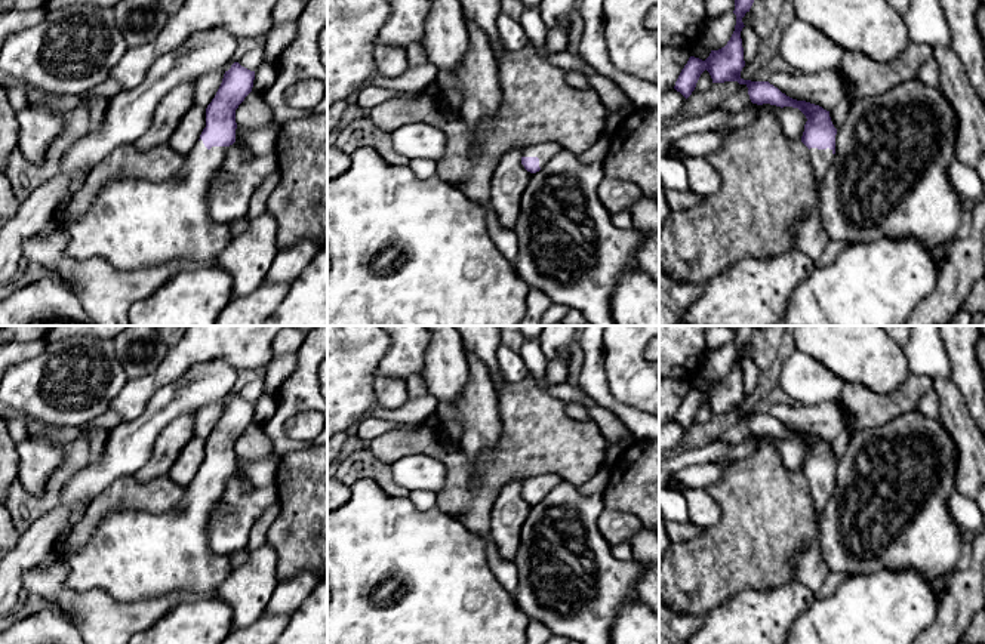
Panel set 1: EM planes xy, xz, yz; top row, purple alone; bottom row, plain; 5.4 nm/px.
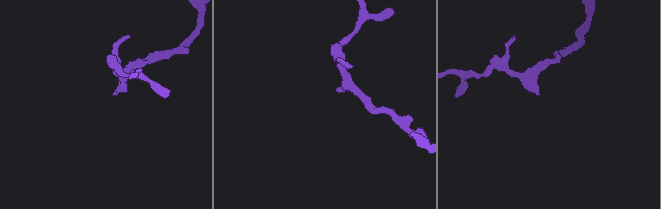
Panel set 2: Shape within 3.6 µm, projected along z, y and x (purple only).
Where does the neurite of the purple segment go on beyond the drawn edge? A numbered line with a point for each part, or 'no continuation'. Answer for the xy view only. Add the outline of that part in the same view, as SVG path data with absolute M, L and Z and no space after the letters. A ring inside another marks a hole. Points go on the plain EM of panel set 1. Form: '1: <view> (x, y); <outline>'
1: xy (132, 554); M200 471L185 487L179 508L166 514L153 514L120 508L107 514L84 546L71 555L62 555L71 591L102 589L121 601L150 600L187 589L197 594L218 588L233 571L227 555L209 549L206 523L225 489L225 478L207 481Z

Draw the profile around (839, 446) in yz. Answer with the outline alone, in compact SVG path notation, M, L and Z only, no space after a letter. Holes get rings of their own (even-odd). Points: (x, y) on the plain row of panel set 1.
M841 432L840 435L837 435L829 444L831 444L831 450L834 453L834 456L837 459L841 459L843 455L847 450L847 446L850 443L850 432Z

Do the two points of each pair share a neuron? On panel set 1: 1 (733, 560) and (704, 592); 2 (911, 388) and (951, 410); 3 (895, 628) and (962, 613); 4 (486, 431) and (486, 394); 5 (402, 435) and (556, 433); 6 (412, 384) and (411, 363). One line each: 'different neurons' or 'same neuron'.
1: same neuron
2: different neurons
3: different neurons
4: same neuron
5: same neuron
6: different neurons

